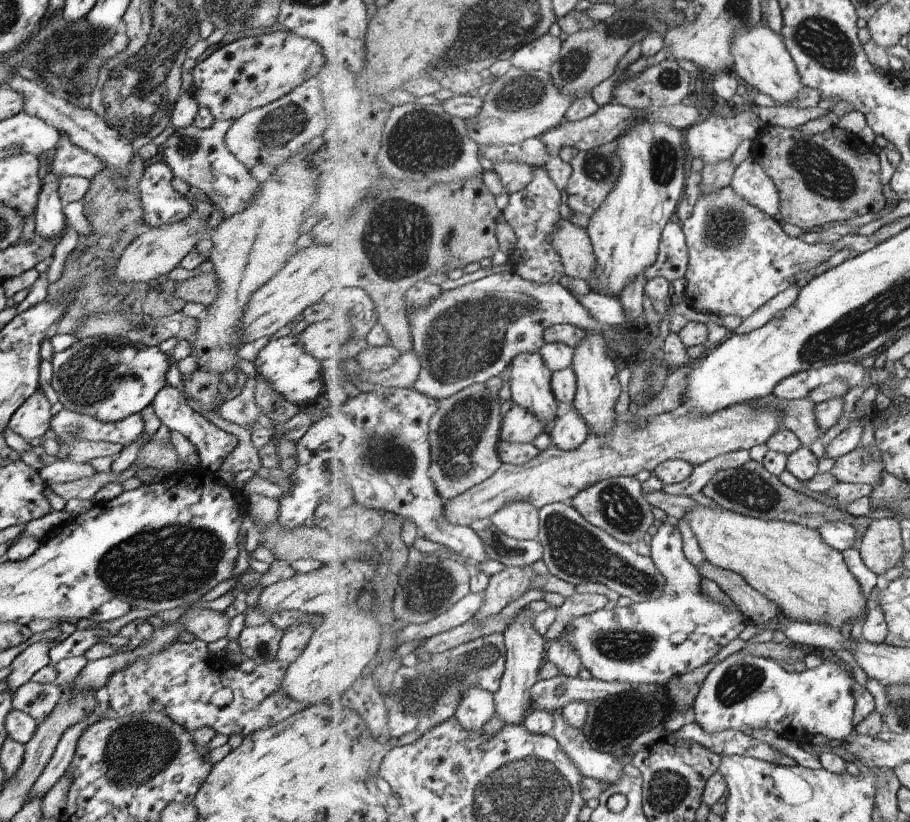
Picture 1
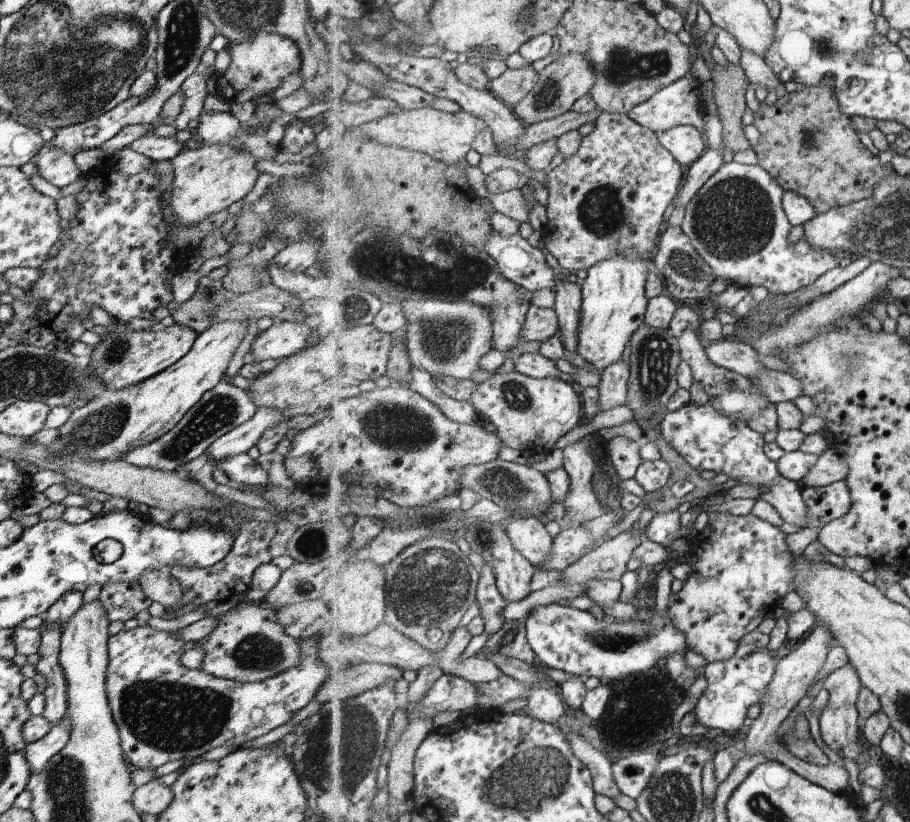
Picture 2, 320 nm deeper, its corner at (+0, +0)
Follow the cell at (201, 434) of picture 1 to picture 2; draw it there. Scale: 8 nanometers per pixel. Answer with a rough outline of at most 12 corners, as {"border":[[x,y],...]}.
{"border":[[246,452],[215,463],[233,485],[266,486],[267,471]]}

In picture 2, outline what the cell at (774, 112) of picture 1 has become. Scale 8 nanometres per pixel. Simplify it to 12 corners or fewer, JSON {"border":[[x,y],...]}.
{"border":[[742,49],[740,62],[750,82],[787,94],[784,82],[760,54]]}

